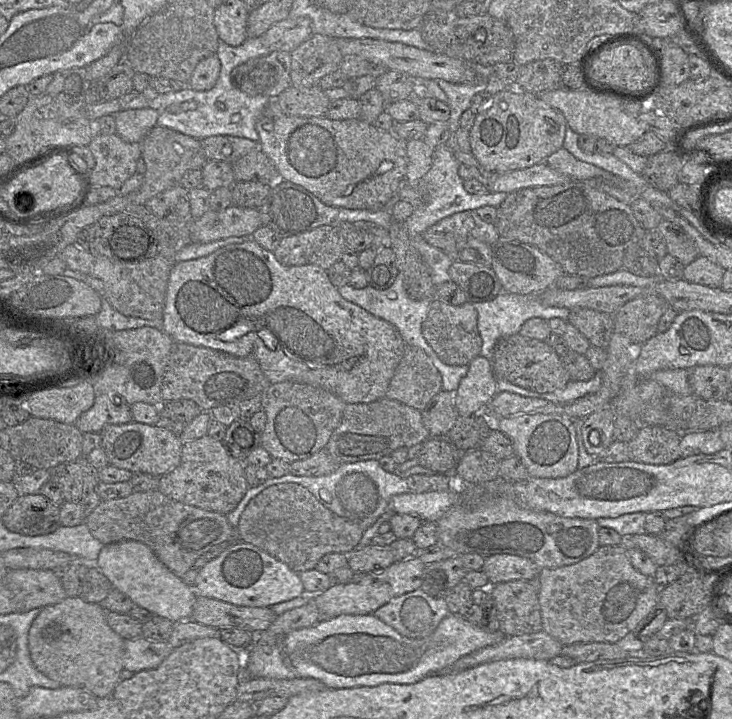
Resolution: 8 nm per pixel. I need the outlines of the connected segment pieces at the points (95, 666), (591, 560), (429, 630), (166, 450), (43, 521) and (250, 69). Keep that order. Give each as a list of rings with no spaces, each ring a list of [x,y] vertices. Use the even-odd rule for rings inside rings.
[[[67,597],[58,604],[44,607],[33,620],[28,634],[30,657],[36,669],[62,687],[85,690],[98,699],[111,696],[124,669],[125,639],[108,625],[106,616],[107,611],[100,604],[85,602],[81,597]]]
[[[623,545],[600,546],[592,555],[575,564],[541,568],[538,580],[542,630],[563,646],[592,642],[616,643],[631,633],[659,604],[660,588],[653,577],[634,568]]]
[[[419,588],[392,598],[372,614],[401,635],[420,639],[431,635],[450,611],[443,597],[431,597]]]
[[[137,421],[107,424],[100,431],[101,446],[106,452],[108,462],[118,468],[131,472],[144,472],[162,476],[171,471],[181,459],[183,441],[180,435],[157,424]]]
[[[40,492],[19,495],[1,517],[11,531],[24,535],[44,535],[60,525],[60,505]]]
[[[275,50],[236,66],[231,71],[231,81],[251,96],[275,99],[291,86],[290,71],[291,54]]]

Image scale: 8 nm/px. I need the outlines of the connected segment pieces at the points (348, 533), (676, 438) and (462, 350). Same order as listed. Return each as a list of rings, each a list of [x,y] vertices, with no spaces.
[[[282,483],[269,486],[249,501],[236,527],[236,537],[301,573],[315,569],[326,554],[350,554],[358,547],[364,531],[356,522],[340,517],[323,506],[301,485]]]
[[[640,426],[636,436],[628,442],[629,459],[653,465],[670,464],[681,457],[681,436],[681,433],[662,426]]]
[[[440,300],[430,303],[427,316],[422,323],[422,334],[438,357],[447,365],[468,365],[480,356],[482,339],[477,325],[477,311],[470,301],[462,305],[451,305]]]

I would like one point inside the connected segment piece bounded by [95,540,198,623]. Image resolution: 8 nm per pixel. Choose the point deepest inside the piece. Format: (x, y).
(133, 568)

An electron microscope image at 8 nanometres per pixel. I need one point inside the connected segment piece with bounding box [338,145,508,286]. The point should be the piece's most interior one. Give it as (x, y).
(440, 193)

